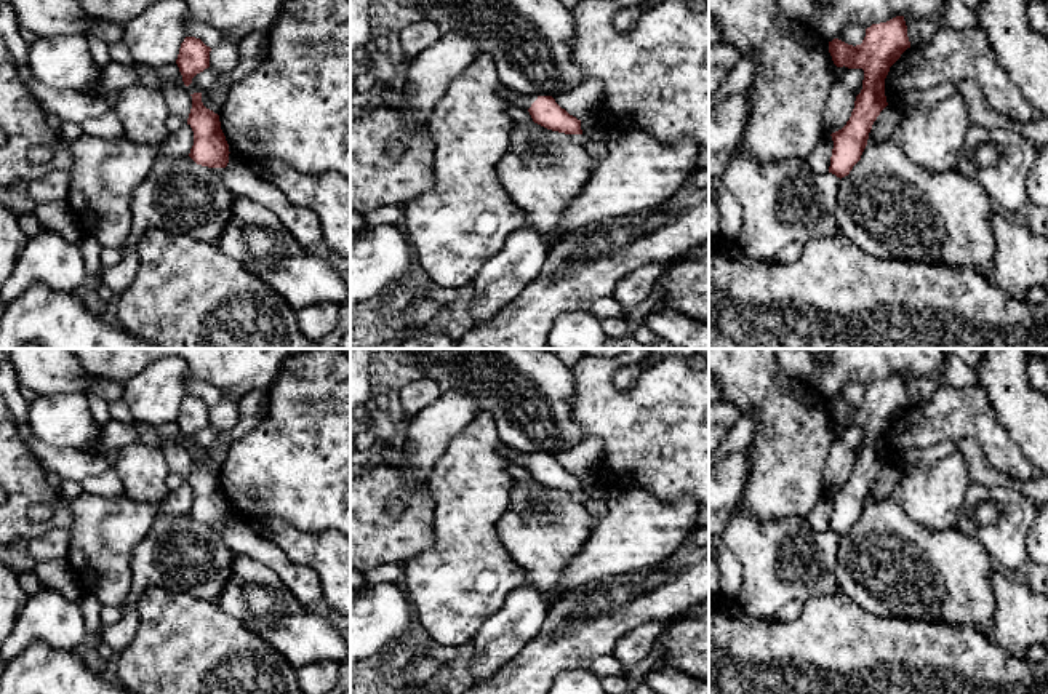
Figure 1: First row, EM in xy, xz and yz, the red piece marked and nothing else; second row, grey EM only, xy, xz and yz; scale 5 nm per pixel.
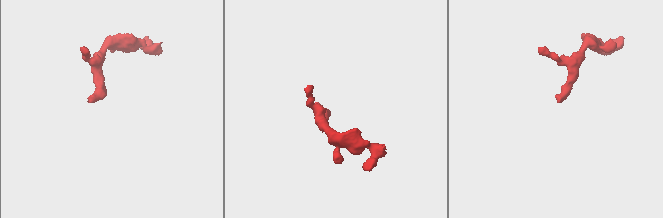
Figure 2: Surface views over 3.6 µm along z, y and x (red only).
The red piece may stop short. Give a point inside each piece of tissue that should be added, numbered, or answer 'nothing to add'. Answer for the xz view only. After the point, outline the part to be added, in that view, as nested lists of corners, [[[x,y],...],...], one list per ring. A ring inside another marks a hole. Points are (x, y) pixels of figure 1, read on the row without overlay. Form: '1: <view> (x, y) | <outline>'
1: xz (520, 458) | [[[509,446],[502,448],[502,454],[507,457],[509,462],[530,467],[531,462],[538,457],[538,454],[533,453],[523,453],[523,451],[515,451]]]

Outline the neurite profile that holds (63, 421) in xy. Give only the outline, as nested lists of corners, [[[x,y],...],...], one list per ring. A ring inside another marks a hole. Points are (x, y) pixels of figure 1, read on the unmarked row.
[[[86,392],[37,397],[27,422],[35,438],[54,448],[98,449],[101,427],[90,414]]]

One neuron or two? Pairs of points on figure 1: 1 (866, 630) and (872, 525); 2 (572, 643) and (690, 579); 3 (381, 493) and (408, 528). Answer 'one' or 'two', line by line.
1: two
2: one
3: one

